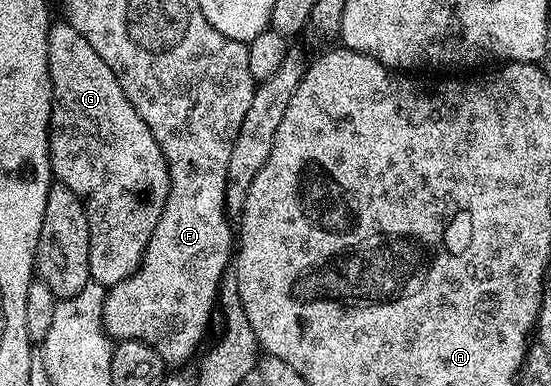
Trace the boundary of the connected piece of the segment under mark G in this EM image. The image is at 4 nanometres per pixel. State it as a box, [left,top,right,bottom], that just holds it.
[48,21,170,289]

